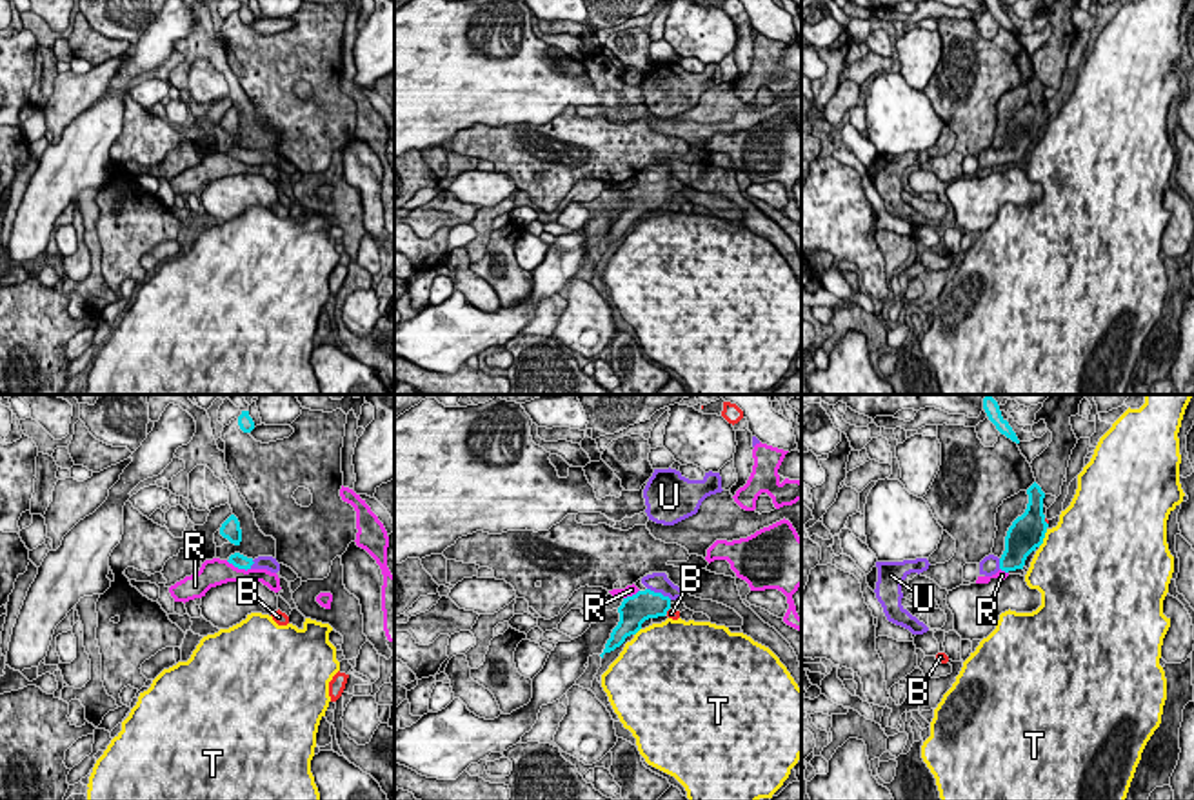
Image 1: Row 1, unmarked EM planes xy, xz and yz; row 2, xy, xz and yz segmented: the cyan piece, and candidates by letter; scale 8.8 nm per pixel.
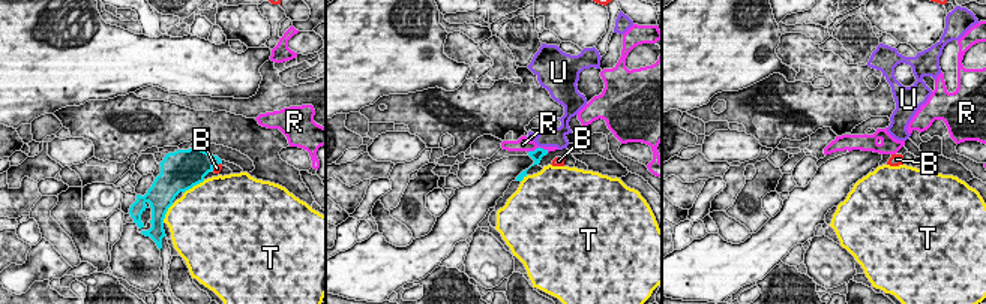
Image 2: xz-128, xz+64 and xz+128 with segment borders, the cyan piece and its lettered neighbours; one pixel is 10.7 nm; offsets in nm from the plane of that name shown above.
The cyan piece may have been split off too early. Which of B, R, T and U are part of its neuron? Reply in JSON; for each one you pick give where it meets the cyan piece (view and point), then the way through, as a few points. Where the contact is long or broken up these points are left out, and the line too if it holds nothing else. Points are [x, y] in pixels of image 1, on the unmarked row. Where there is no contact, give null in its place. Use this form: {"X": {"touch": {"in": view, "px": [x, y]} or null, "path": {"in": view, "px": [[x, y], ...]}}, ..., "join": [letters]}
{"U": {"touch": {"in": "xz", "px": [660, 186]}, "path": {"in": "xz", "px": [[646, 197], [660, 186], [658, 175]]}}, "join": ["U"]}

